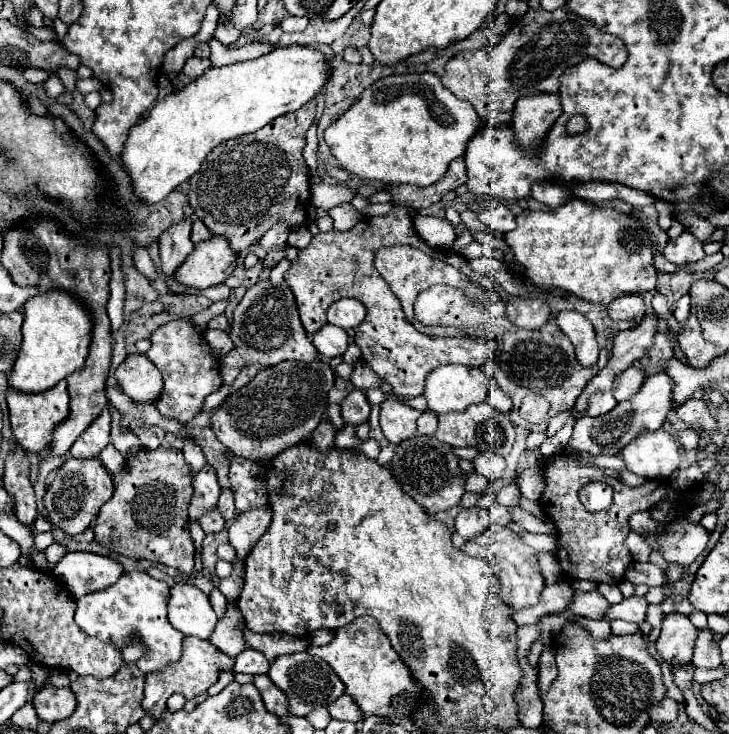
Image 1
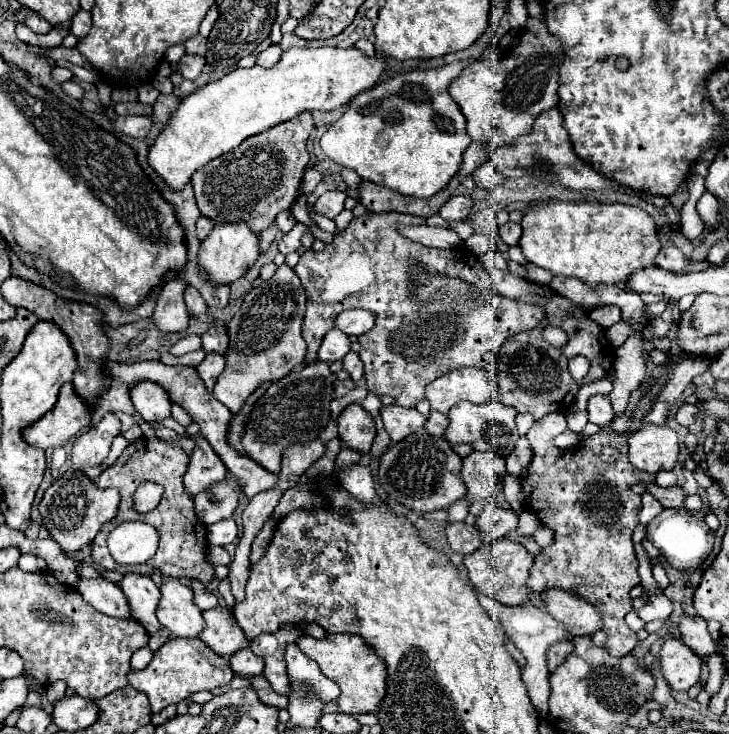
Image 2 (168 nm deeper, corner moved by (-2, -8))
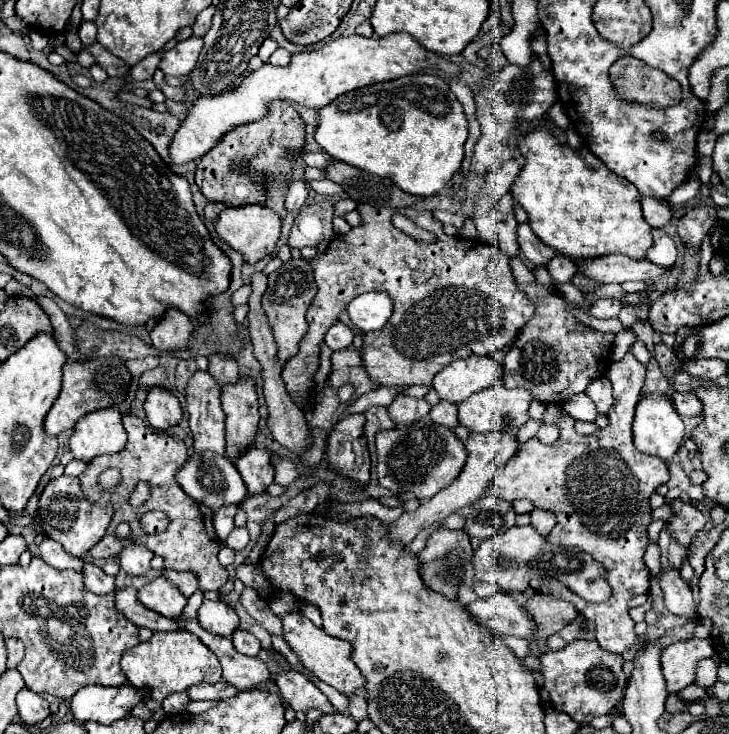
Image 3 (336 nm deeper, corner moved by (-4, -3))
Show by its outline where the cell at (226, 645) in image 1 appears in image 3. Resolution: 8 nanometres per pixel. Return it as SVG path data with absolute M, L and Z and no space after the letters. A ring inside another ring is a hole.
M205 599L197 611L197 621L205 631L215 633L219 637L231 637L235 633L235 629L239 627L237 613L223 601Z

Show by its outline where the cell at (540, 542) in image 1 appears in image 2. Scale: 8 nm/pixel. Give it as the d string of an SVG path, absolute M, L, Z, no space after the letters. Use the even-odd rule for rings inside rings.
M525 510L525 512L521 512L521 514L519 514L519 526L517 526L517 530L515 530L515 532L511 532L511 534L509 534L509 538L511 538L513 542L521 542L519 534L533 534L537 526L539 526L537 516Z

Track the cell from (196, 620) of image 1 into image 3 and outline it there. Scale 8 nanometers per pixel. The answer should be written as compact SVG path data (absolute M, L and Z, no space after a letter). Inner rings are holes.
M157 577L149 585L141 587L139 601L167 619L177 619L187 605L187 597L183 597L181 591L165 577Z

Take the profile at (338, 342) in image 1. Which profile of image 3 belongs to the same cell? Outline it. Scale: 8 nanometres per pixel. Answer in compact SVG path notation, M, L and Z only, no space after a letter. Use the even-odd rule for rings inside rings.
M337 321L337 323L327 331L327 335L325 335L325 343L329 345L331 351L347 349L347 347L353 343L353 331L351 331L345 323Z

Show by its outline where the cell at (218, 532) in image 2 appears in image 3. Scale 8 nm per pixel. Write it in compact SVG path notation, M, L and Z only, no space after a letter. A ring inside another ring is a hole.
M233 527L233 531L229 533L229 537L225 539L225 545L239 551L243 549L245 545L249 543L249 533L247 533L247 527Z

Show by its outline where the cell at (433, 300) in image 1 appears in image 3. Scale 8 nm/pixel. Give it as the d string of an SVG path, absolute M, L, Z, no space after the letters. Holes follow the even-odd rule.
M359 205L357 211L361 213L361 225L353 227L345 237L335 237L325 253L309 259L309 265L315 273L315 283L319 287L311 301L311 307L307 309L309 331L299 345L299 353L283 367L281 373L287 391L295 399L295 403L307 405L309 401L309 395L313 391L313 373L319 367L319 345L323 343L327 329L345 311L347 301L365 291L385 291L393 301L393 315L389 323L379 331L363 335L363 365L369 377L383 387L431 385L433 377L453 359L491 355L493 351L511 345L517 337L517 331L535 313L535 305L521 291L517 291L509 267L509 257L499 247L445 235L441 221L437 221L429 211L405 209L405 217L411 219L417 227L433 233L437 239L435 243L421 243L415 237L393 227L391 217L395 209L375 209L371 205Z

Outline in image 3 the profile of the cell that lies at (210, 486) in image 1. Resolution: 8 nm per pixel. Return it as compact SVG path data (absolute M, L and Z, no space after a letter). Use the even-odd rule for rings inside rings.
M197 371L187 383L187 411L195 453L213 451L221 457L225 455L225 413L221 409L219 389L209 371Z

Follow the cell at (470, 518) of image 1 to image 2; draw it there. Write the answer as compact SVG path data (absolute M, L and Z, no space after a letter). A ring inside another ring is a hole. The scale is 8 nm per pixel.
M457 522L457 524L449 524L447 526L447 546L453 552L459 554L469 554L475 552L481 546L481 538L475 526L467 526L465 522Z

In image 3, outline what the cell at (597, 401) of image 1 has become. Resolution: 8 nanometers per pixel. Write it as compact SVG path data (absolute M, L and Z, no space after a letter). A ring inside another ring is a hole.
M607 377L595 379L595 381L587 387L585 393L593 399L593 403L595 403L599 415L605 415L605 413L609 411L609 407L613 405L613 397L611 397L611 381L609 381Z

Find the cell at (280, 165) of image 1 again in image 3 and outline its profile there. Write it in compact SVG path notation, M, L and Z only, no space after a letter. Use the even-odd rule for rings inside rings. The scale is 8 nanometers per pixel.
M277 101L271 105L271 113L267 113L267 117L233 129L227 133L227 137L223 137L217 149L199 159L195 171L197 187L209 201L219 201L227 207L243 207L255 203L265 205L273 189L269 177L273 177L277 183L289 183L293 179L295 159L303 151L305 143L305 127L307 125L291 103ZM251 175L259 175L259 181L253 181Z

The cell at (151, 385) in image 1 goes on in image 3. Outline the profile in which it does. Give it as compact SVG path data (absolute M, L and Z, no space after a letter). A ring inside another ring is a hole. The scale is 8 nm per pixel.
M163 387L149 389L143 409L147 413L147 423L159 431L165 431L165 429L177 425L181 419L181 413L183 413L177 397L169 389L163 389Z

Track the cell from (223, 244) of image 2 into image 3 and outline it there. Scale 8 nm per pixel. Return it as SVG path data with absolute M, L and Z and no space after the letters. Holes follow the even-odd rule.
M261 205L229 207L229 209L223 209L223 213L219 215L215 223L215 231L223 243L227 243L229 247L233 247L237 253L243 255L245 263L257 263L259 259L267 257L275 249L275 243L281 235L281 219L277 213Z

